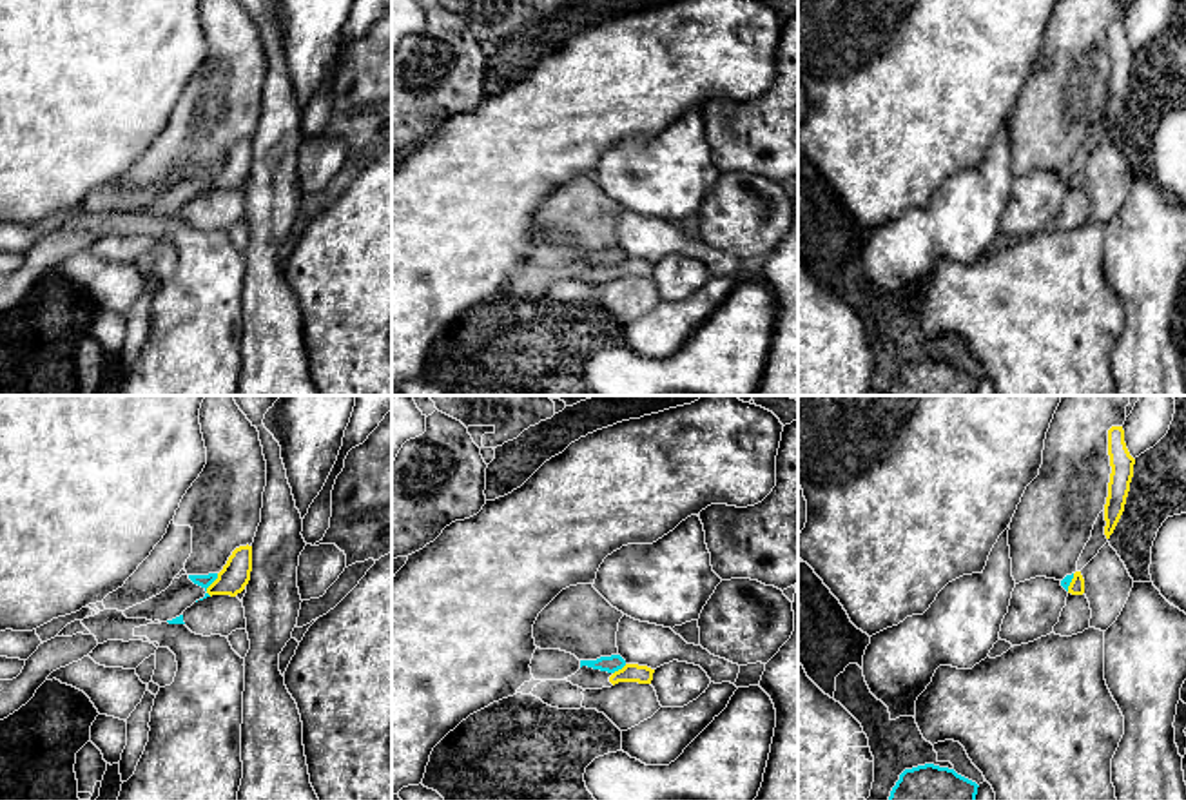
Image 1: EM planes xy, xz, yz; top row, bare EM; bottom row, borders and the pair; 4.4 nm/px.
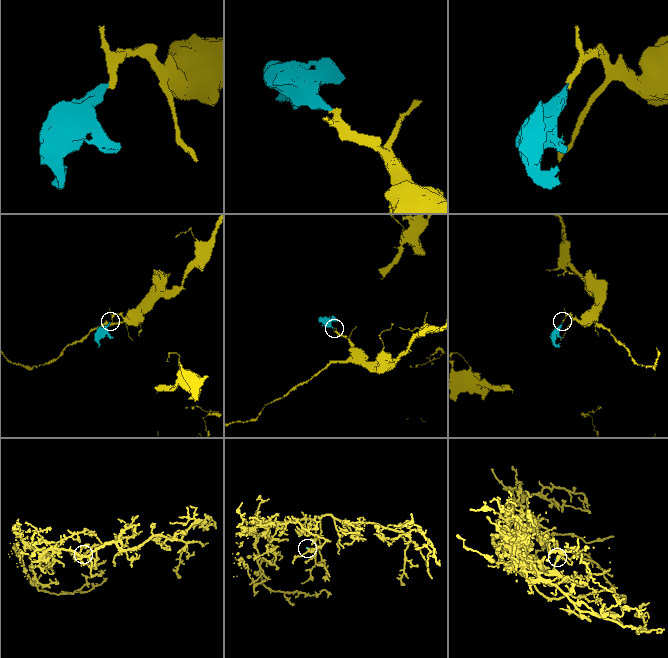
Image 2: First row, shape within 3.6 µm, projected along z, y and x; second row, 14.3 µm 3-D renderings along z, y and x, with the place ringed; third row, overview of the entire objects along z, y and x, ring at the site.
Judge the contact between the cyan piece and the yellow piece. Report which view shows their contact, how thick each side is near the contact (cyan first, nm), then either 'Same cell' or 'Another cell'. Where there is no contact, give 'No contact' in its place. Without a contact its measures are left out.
Touches cyan in xy. Thickness 60 nm (cyan) against 130 nm. Another cell

